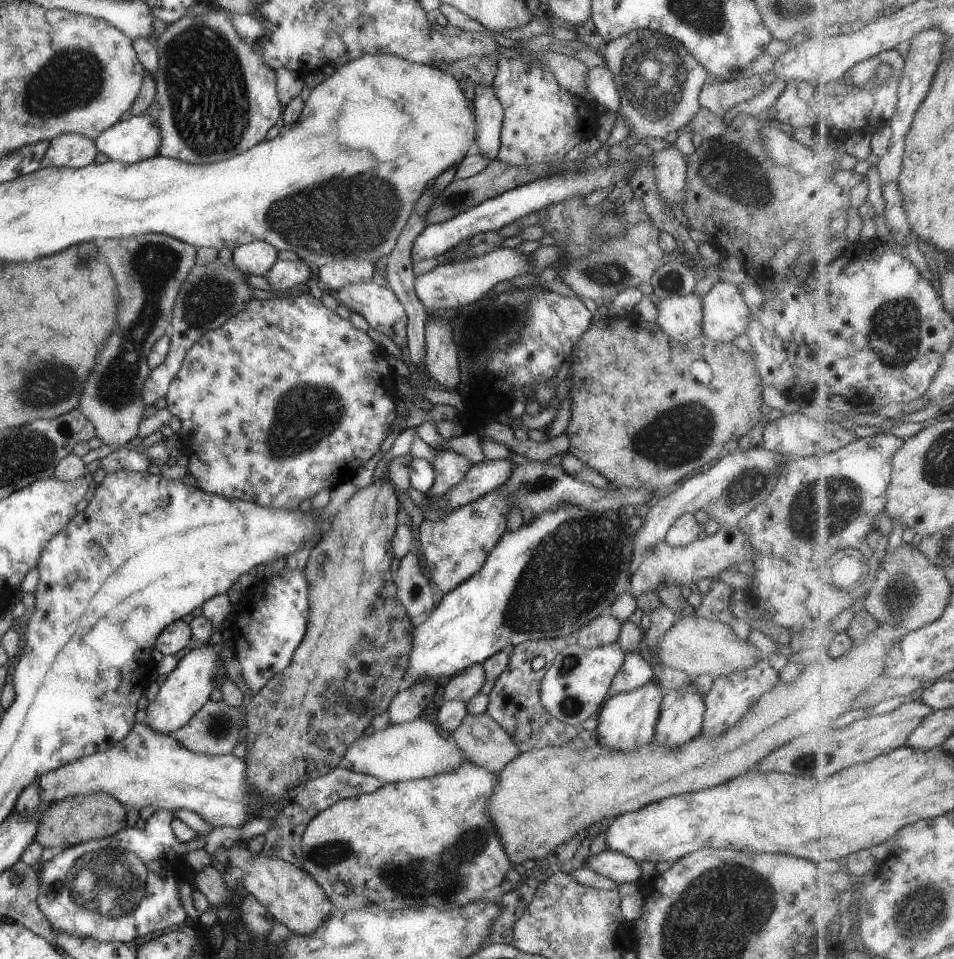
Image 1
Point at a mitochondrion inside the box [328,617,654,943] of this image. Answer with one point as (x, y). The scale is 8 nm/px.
(445, 871)

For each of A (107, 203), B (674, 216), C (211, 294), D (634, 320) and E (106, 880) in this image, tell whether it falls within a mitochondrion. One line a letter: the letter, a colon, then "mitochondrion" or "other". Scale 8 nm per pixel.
A: other
B: other
C: mitochondrion
D: other
E: mitochondrion

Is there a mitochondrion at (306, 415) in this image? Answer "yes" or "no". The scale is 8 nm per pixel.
yes

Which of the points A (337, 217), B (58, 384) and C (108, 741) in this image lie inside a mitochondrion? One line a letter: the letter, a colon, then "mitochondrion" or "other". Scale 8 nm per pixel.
A: mitochondrion
B: mitochondrion
C: other

